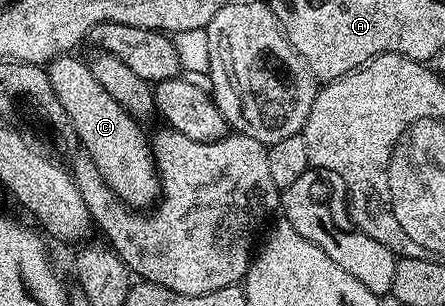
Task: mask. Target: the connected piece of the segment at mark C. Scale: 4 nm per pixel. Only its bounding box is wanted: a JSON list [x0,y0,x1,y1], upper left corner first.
[47,53,162,209]

